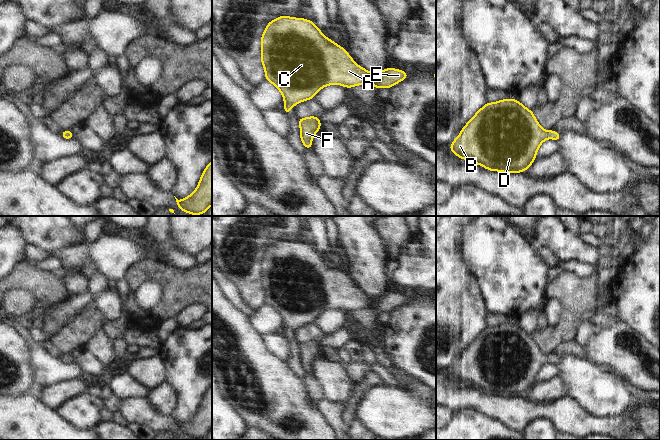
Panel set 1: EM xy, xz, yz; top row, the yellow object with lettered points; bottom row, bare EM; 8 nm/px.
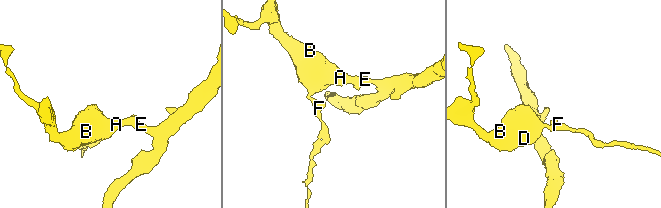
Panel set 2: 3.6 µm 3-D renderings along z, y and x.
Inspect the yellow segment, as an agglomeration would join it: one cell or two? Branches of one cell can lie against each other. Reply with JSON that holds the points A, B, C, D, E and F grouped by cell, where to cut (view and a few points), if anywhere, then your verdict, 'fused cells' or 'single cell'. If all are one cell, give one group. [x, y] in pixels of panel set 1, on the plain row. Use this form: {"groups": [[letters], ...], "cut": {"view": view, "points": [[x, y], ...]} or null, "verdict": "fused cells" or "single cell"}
{"groups": [["A", "B", "C", "D", "E", "F"]], "cut": null, "verdict": "single cell"}

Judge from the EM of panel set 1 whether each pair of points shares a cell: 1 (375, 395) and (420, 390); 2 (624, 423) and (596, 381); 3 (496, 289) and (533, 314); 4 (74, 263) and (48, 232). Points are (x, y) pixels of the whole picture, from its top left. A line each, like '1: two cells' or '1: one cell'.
1: two cells
2: two cells
3: two cells
4: two cells

